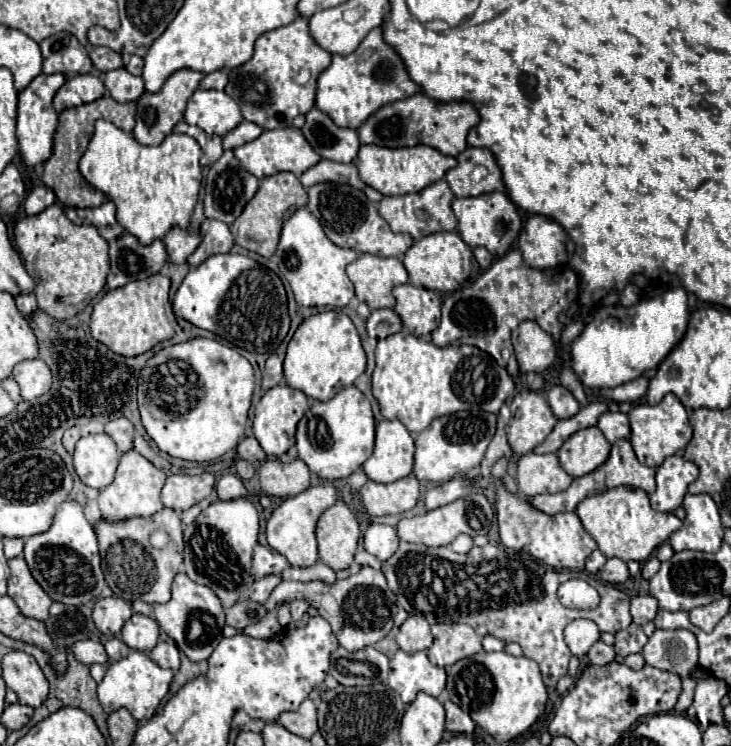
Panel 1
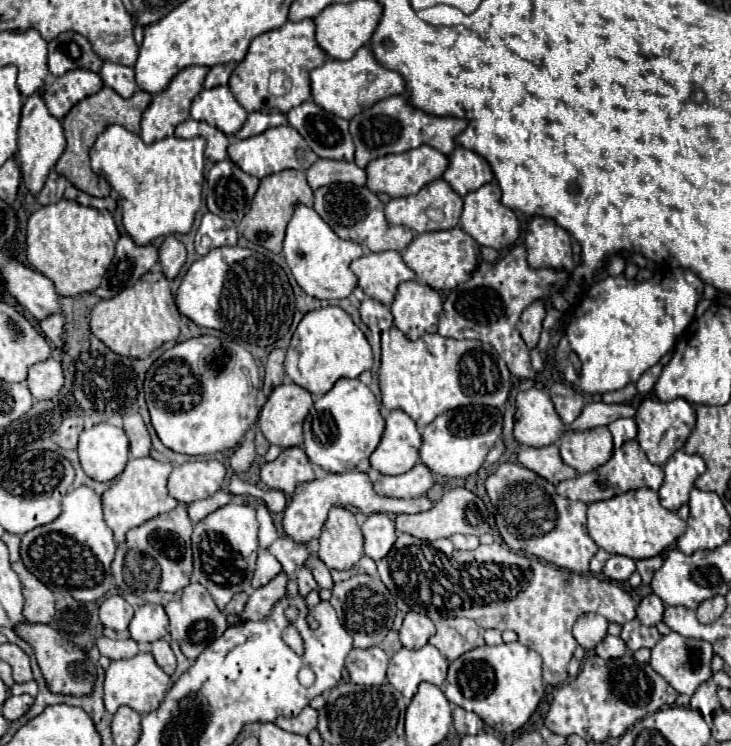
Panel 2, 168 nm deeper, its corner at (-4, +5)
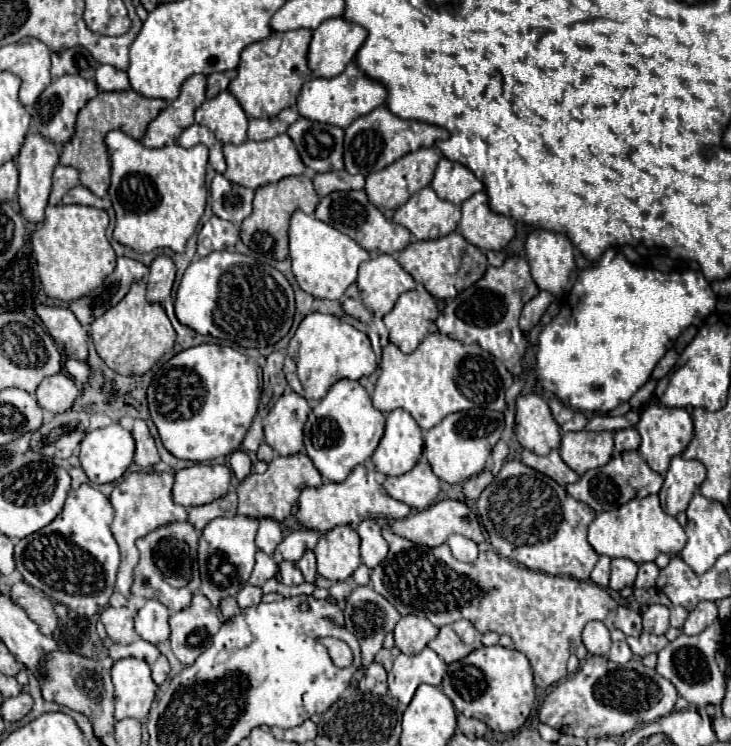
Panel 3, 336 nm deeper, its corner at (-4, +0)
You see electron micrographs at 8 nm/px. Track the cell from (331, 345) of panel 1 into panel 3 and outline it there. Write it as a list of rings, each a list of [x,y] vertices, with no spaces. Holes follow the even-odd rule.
[[[313,312],[303,318],[303,322],[299,324],[299,328],[291,340],[293,338],[297,338],[297,342],[299,342],[297,373],[295,368],[293,372],[285,374],[285,377],[294,392],[289,380],[299,382],[299,390],[303,390],[299,395],[305,396],[307,400],[321,400],[337,380],[343,380],[343,378],[359,380],[363,376],[371,376],[377,368],[375,354],[373,354],[367,334],[353,328],[351,324],[347,324],[345,320],[341,320],[337,316]]]

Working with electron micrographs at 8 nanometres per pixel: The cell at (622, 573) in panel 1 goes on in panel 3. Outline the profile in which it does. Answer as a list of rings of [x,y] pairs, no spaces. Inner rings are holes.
[[[613,558],[611,560],[611,590],[621,590],[625,586],[633,586],[637,578],[637,564],[627,558]]]

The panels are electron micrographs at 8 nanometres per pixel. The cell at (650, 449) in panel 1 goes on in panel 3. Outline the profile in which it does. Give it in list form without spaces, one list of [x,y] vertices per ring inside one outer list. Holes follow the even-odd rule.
[[[651,404],[641,412],[641,420],[637,424],[637,430],[641,434],[641,446],[639,452],[649,464],[651,470],[663,474],[669,468],[669,462],[673,456],[679,456],[687,444],[693,438],[693,420],[691,414],[685,408],[667,408],[667,406],[657,406]]]

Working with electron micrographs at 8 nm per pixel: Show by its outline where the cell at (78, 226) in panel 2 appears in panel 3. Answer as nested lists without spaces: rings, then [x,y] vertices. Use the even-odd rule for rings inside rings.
[[[49,206],[45,210],[45,222],[31,236],[37,272],[43,284],[43,290],[49,298],[57,300],[77,300],[97,286],[113,272],[115,252],[105,236],[109,216],[105,210],[91,206]]]

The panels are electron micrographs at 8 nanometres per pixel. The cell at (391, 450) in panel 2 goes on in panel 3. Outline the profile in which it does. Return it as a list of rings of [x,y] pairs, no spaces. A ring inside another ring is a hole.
[[[401,408],[391,410],[385,422],[385,434],[373,454],[375,468],[387,476],[409,472],[423,452],[421,428],[413,416]]]

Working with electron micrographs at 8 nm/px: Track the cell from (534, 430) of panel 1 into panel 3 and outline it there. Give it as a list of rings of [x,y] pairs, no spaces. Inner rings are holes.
[[[537,394],[517,398],[515,435],[519,444],[539,456],[549,454],[561,444],[561,428],[553,422],[547,402]]]

